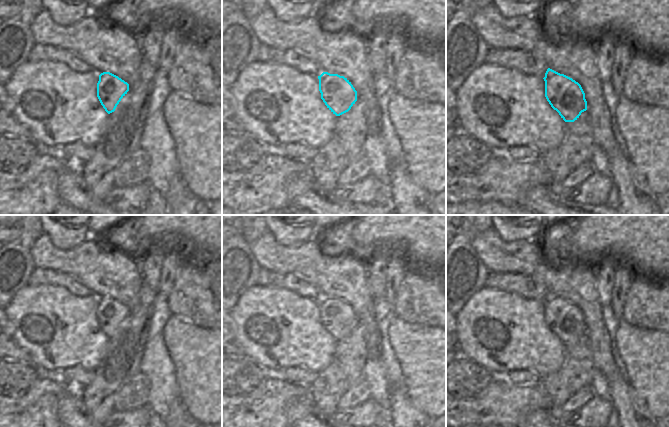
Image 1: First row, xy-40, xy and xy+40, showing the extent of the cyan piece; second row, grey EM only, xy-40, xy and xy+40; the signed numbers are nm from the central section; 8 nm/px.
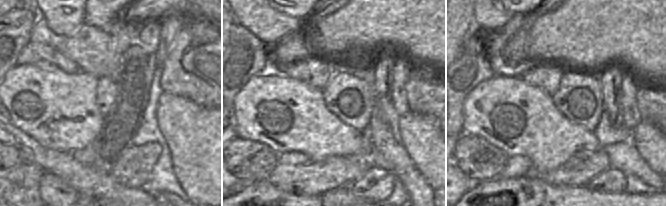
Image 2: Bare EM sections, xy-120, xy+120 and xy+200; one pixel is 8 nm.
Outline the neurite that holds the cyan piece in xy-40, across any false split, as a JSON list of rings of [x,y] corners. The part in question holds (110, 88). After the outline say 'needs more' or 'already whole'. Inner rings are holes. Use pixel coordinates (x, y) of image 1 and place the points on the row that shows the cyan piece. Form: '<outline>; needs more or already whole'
[[[103,72],[99,75],[97,97],[108,114],[115,111],[128,91],[129,84],[118,76],[110,72]]]; already whole

